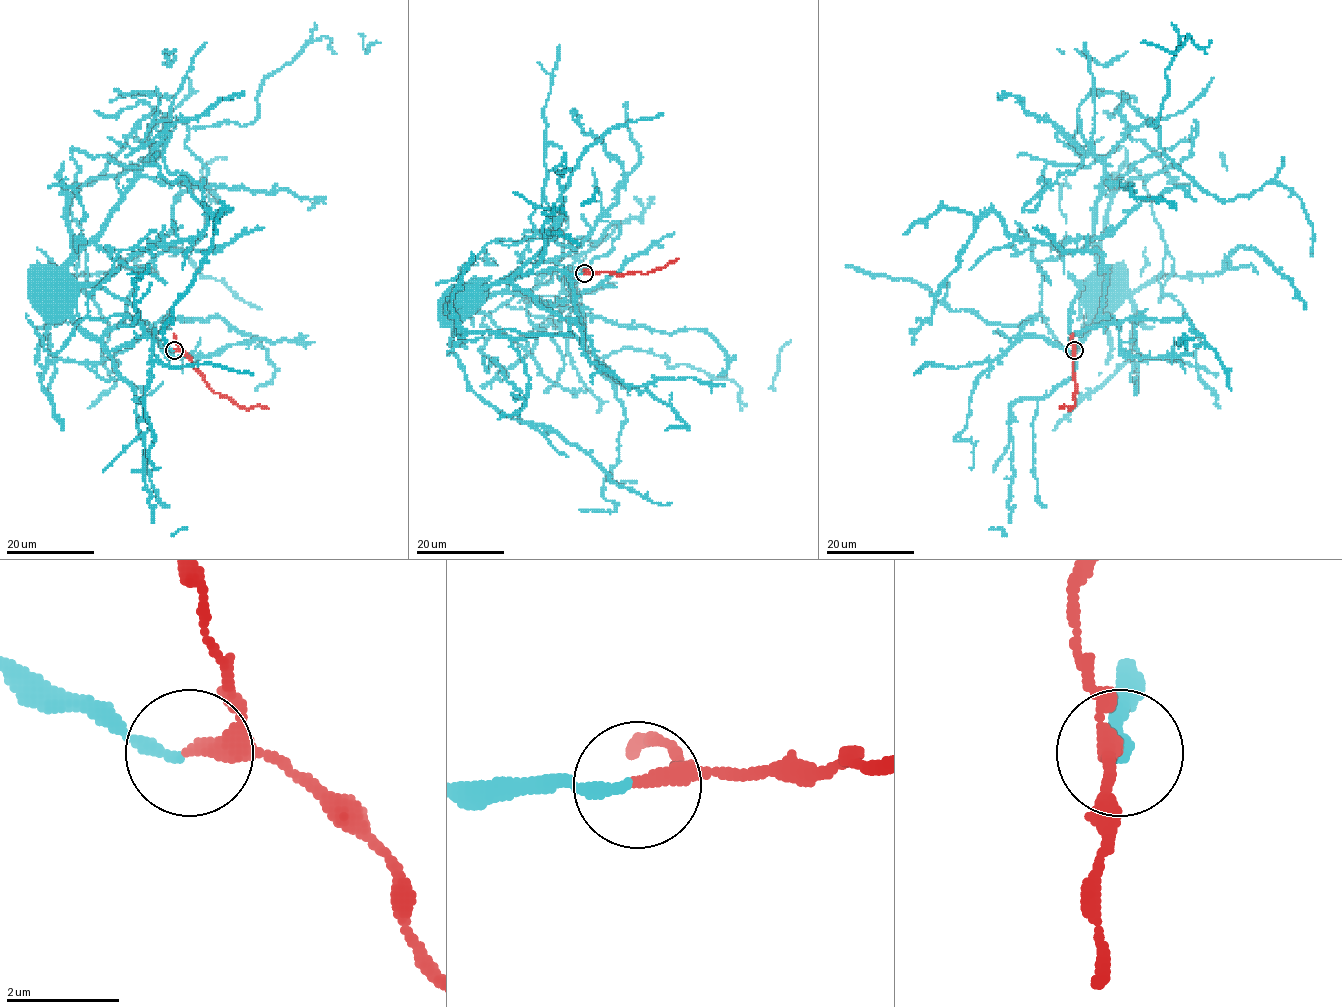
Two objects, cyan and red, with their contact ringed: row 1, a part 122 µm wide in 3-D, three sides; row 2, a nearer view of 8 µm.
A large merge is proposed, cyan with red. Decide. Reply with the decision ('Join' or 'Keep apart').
Join

